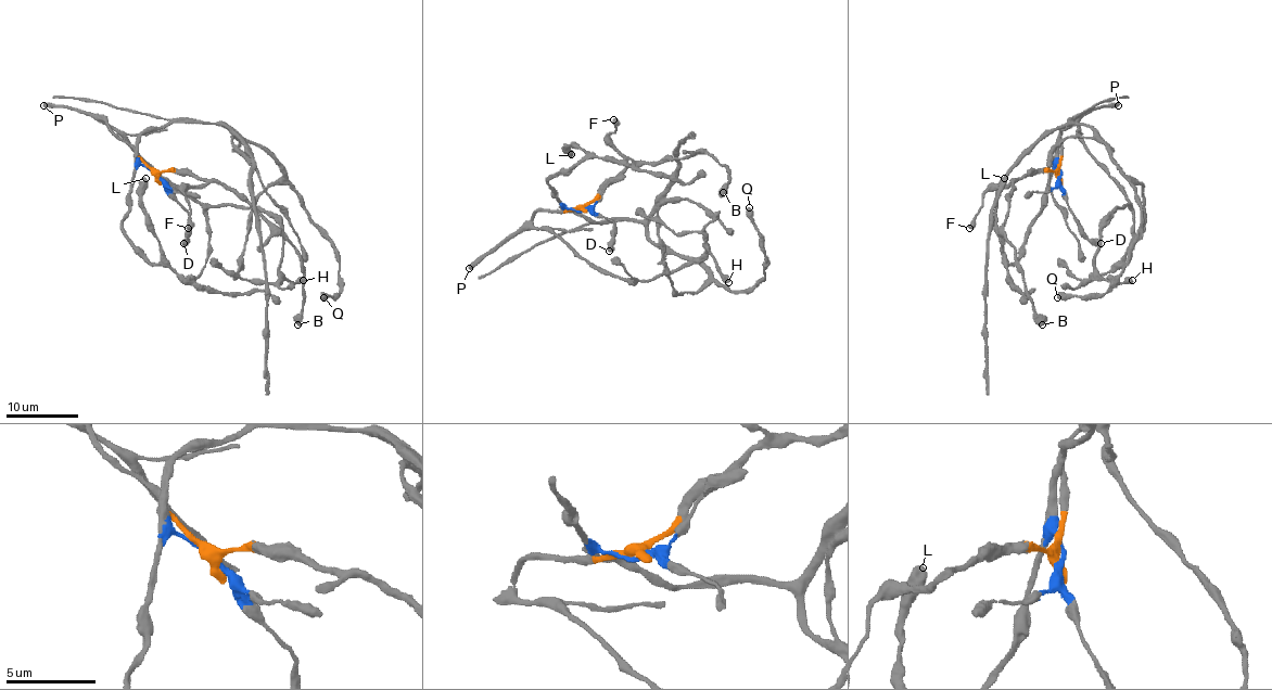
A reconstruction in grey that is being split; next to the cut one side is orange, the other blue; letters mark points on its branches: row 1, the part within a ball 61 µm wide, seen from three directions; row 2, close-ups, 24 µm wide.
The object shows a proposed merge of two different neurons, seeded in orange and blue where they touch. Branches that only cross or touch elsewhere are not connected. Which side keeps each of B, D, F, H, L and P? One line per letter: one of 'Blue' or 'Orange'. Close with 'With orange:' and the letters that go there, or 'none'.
B: Orange
D: Blue
F: Orange
H: Orange
L: Blue
P: Orange
With orange: B, F, H, P

